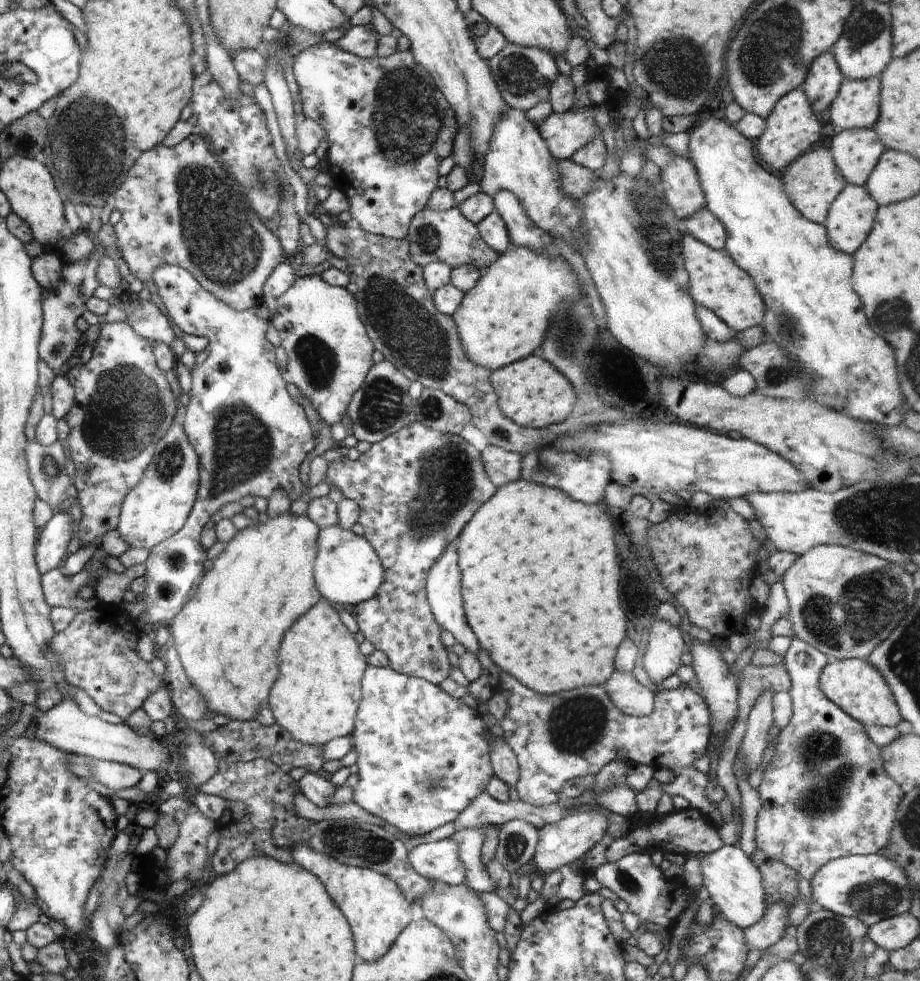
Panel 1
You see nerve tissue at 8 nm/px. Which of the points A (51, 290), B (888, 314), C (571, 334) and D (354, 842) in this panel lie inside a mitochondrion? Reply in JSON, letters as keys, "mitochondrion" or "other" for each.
{"A":"other","B":"mitochondrion","C":"mitochondrion","D":"mitochondrion"}

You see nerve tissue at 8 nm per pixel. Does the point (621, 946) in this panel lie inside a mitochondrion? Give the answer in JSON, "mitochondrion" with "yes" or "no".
{"mitochondrion":"no"}

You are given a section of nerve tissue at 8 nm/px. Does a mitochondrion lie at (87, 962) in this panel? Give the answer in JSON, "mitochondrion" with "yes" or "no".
{"mitochondrion":"no"}

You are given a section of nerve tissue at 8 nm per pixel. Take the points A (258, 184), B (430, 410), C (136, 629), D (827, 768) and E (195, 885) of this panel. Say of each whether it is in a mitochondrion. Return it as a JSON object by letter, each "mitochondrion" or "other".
{"A":"mitochondrion","B":"mitochondrion","C":"other","D":"mitochondrion","E":"other"}

